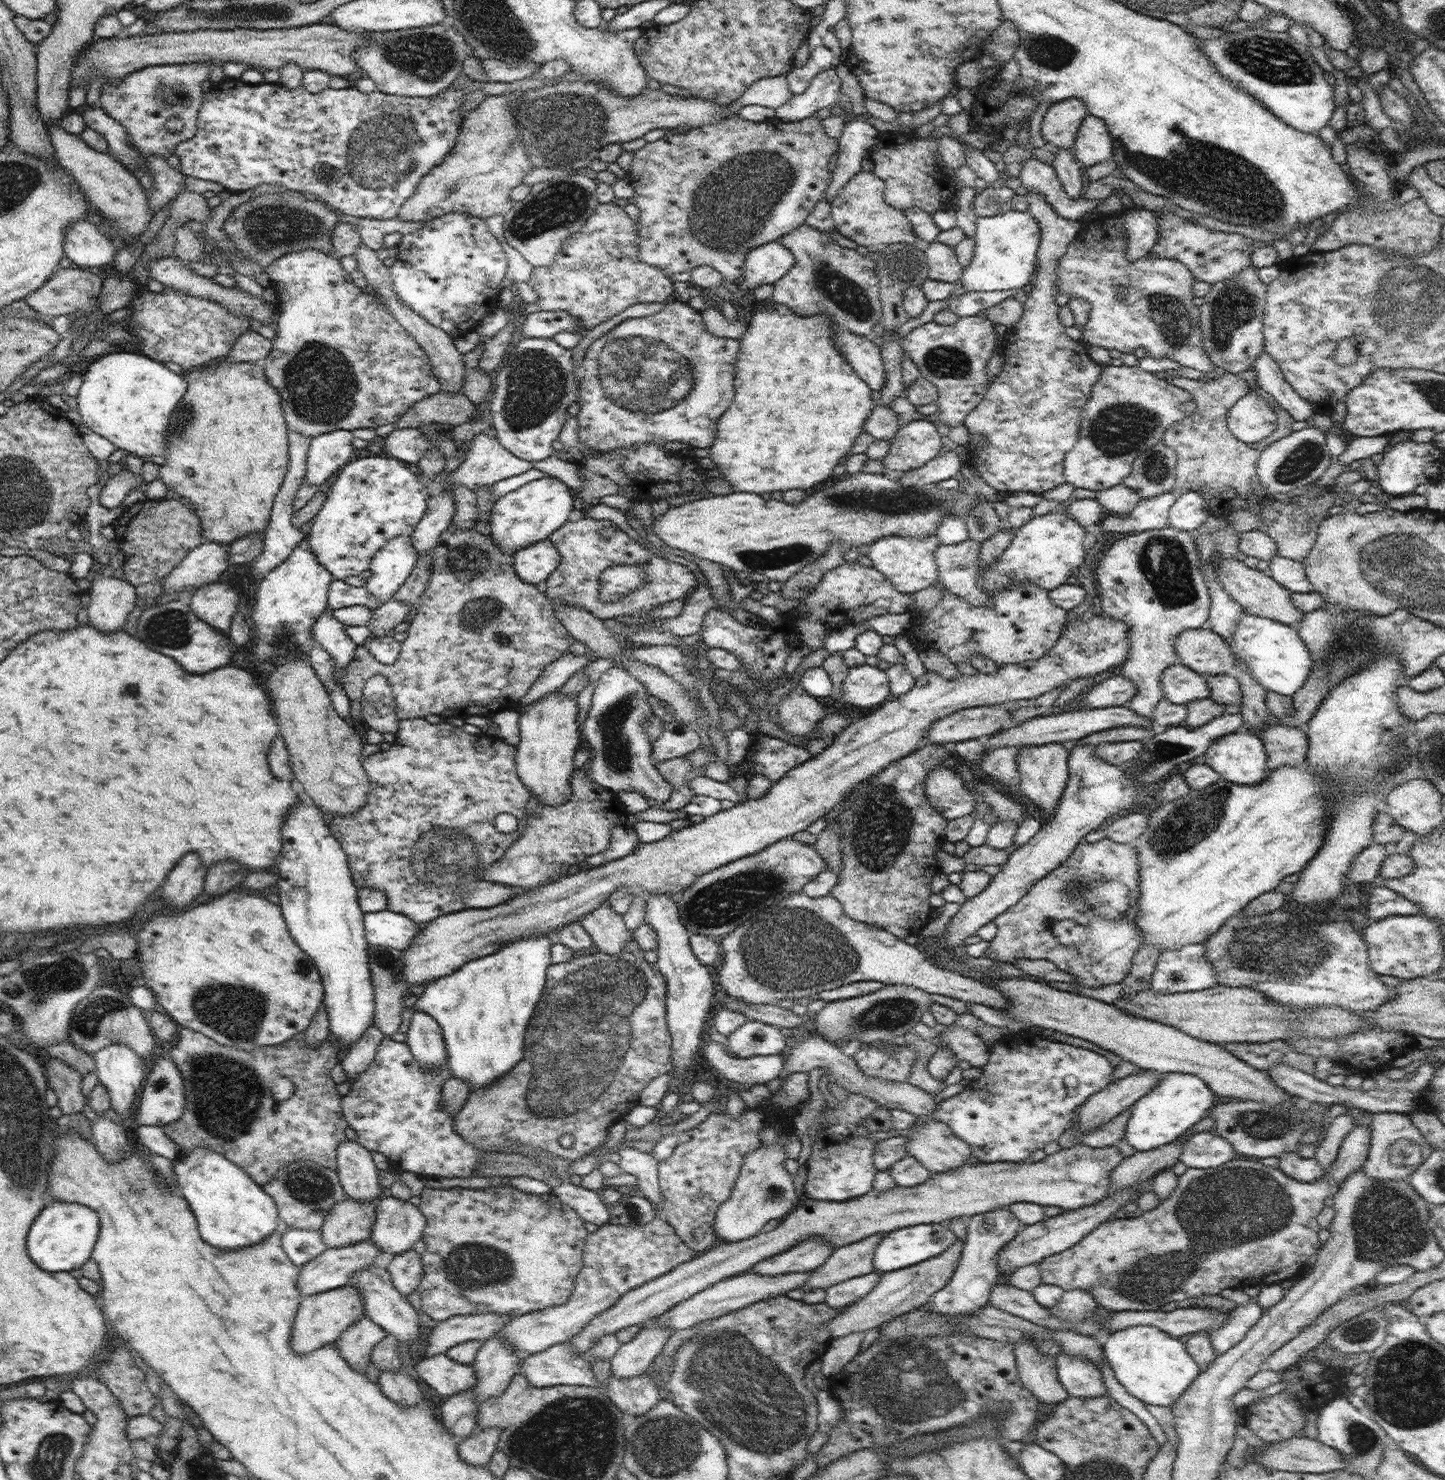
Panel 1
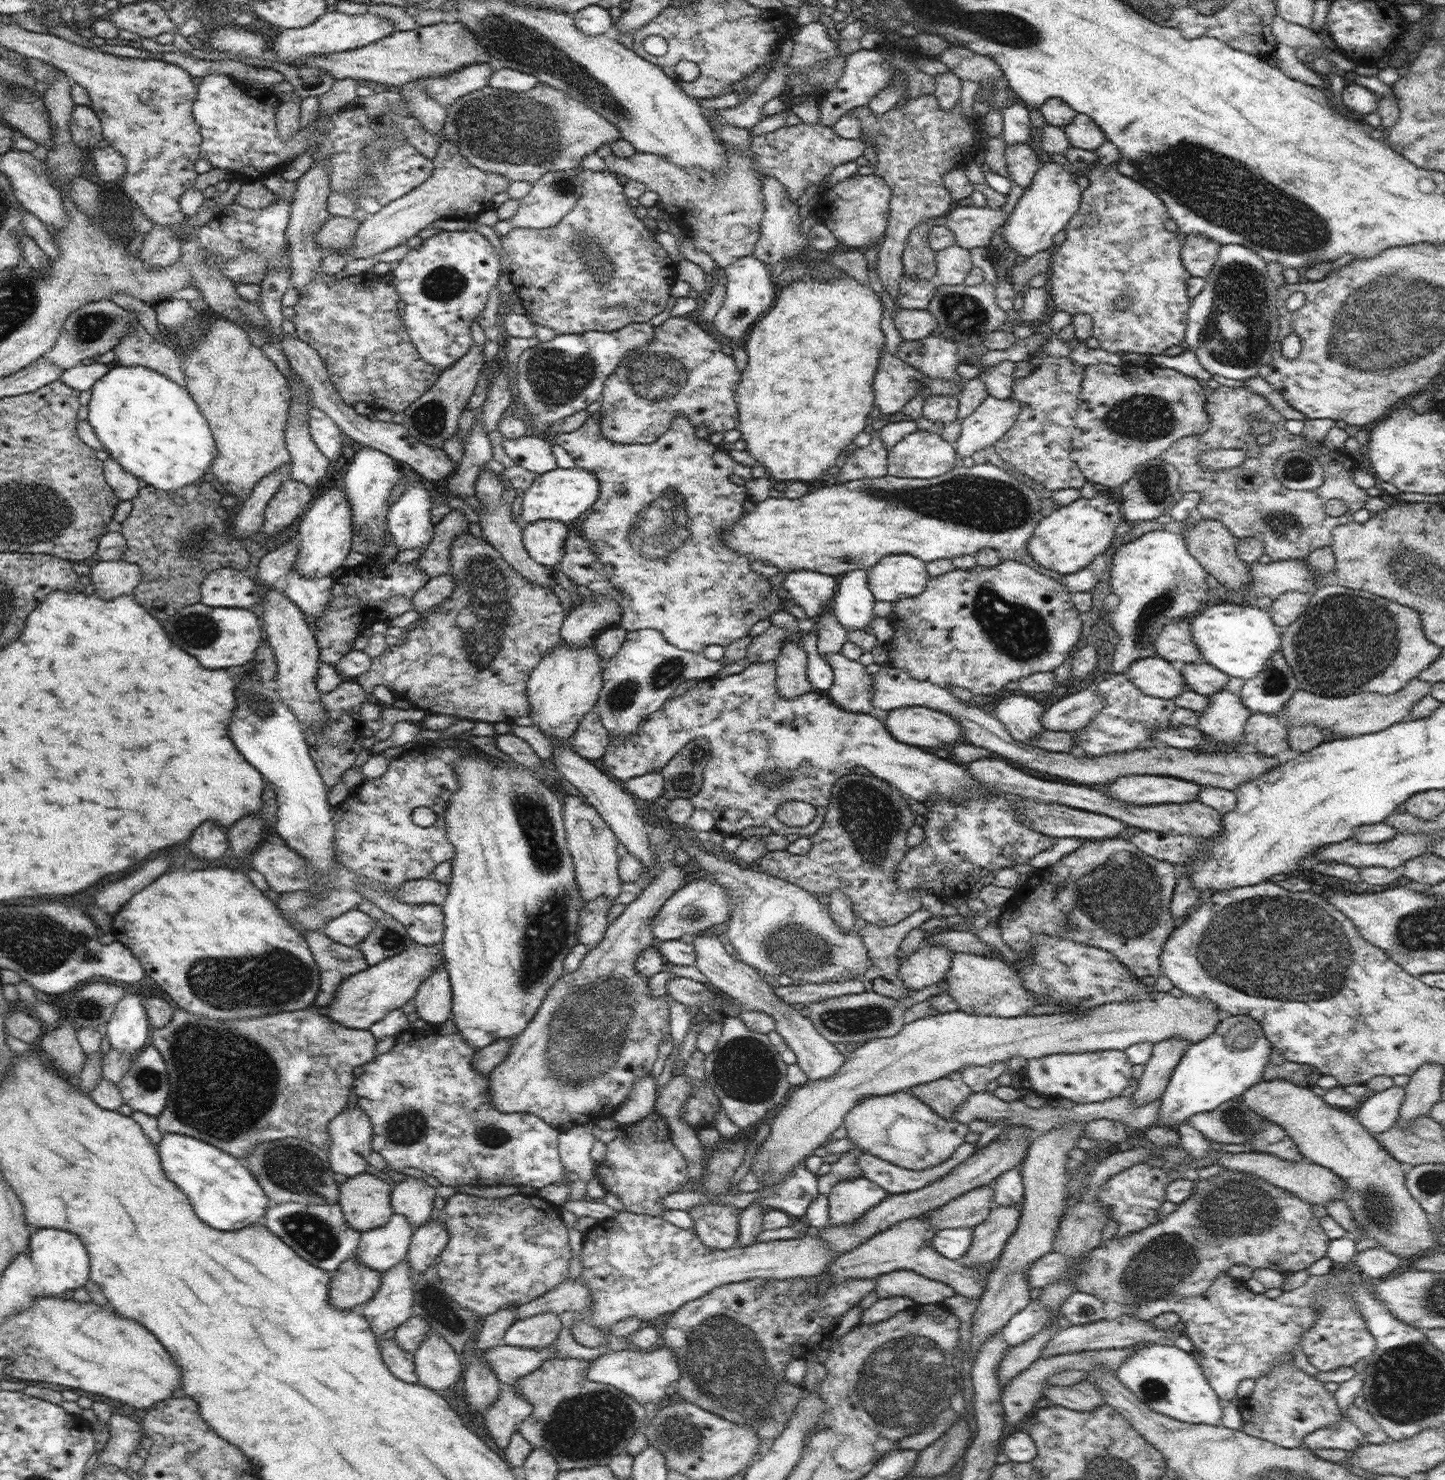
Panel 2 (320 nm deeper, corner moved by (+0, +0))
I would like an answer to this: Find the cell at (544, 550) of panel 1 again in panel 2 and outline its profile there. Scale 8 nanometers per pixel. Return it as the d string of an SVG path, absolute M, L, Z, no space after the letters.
M559 520L531 522L523 528L524 547L532 560L544 567L554 567L564 557L568 533L568 525Z

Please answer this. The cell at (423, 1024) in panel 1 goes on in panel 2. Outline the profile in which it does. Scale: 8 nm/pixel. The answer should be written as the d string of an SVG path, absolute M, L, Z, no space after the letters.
M445 966L432 972L415 994L416 1013L431 1024L442 1024L451 1018L452 989Z

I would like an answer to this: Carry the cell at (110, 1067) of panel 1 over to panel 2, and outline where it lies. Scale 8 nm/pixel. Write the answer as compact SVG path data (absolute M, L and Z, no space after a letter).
M126 992L116 1003L115 1011L104 1025L103 1033L111 1048L121 1053L134 1056L142 1050L146 1040L150 1039L150 1021L143 1005L143 996Z

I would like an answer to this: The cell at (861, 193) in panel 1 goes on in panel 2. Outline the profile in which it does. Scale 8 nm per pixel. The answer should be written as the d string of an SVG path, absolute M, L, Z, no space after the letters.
M876 174L853 175L818 194L820 203L815 208L817 219L827 226L839 240L841 248L873 246L885 237L891 188Z

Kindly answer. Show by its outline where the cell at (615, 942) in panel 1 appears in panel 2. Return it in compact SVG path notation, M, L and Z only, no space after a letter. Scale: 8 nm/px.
M567 795L564 798L563 825L565 826L567 847L574 861L576 882L585 904L600 896L606 896L610 899L610 908L616 906L622 880L618 872L621 858L616 853L618 840L614 831L598 814L594 806L574 795Z

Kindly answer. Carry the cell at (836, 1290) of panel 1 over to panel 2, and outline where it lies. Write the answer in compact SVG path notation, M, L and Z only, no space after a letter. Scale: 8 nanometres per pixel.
M894 1270L876 1277L876 1292L879 1298L905 1296L914 1303L941 1304L945 1298L952 1298L955 1290L943 1282L932 1280L913 1270Z

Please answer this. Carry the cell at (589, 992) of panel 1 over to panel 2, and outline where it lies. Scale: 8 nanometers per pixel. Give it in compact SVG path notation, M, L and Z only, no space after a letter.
M674 863L644 884L643 894L625 906L622 914L611 920L604 939L588 950L578 970L562 974L534 1018L518 1037L514 1038L508 1056L489 1076L489 1088L494 1106L505 1113L528 1113L543 1118L560 1132L612 1117L619 1104L628 1096L632 1085L644 1075L651 1074L660 1053L660 1046L671 1037L669 994L652 998L648 977L636 971L636 960L642 952L656 943L652 922L668 899L682 888L689 877Z

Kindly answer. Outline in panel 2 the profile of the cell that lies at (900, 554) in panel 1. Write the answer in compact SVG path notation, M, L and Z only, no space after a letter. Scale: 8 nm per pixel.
M910 554L884 556L867 573L875 600L891 603L922 594L930 579L926 564Z

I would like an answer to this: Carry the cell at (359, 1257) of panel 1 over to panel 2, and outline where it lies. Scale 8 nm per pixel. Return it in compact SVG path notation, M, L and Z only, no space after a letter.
M394 1213L384 1226L361 1233L353 1256L374 1270L387 1271L406 1258L414 1231L407 1216Z

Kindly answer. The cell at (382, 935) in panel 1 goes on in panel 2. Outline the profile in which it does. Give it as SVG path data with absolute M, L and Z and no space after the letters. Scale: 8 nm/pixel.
M354 909L334 918L323 931L332 941L352 947L365 941L374 932L376 924L378 922L368 914Z

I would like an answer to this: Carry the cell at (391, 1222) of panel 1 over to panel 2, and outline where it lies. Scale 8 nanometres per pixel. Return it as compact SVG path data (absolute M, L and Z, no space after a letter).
M414 1176L396 1184L391 1190L393 1211L407 1216L415 1230L434 1216L434 1198L436 1187Z

